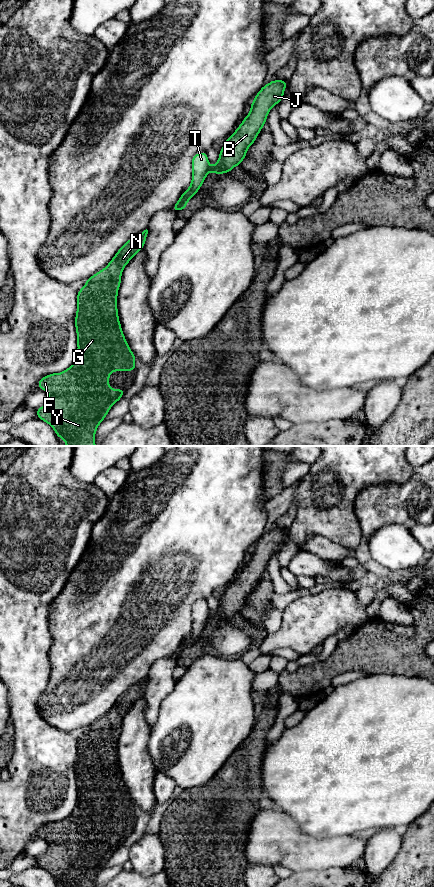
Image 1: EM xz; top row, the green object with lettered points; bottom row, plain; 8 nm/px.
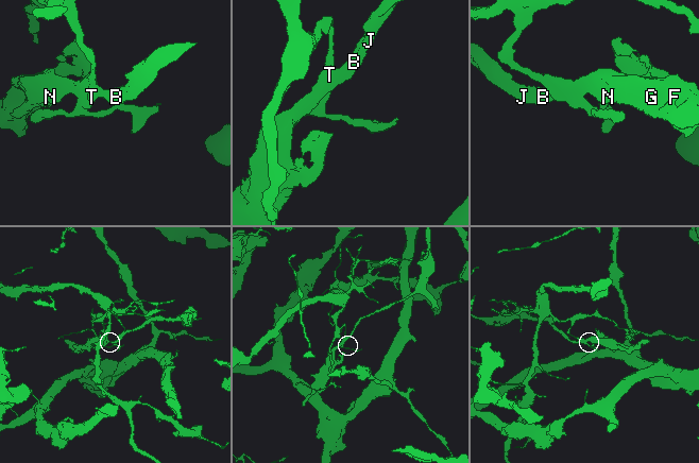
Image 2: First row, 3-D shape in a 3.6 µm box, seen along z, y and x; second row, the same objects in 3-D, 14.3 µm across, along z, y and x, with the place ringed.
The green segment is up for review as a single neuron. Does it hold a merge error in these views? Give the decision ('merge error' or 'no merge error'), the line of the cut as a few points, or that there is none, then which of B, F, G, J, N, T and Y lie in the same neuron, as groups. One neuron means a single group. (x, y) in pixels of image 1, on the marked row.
merge error | xz (184, 193), (181, 203), (175, 211) | B F G J N Y / T

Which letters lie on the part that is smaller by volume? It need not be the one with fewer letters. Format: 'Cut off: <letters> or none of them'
Cut off: B, F, G, J, N, Y

